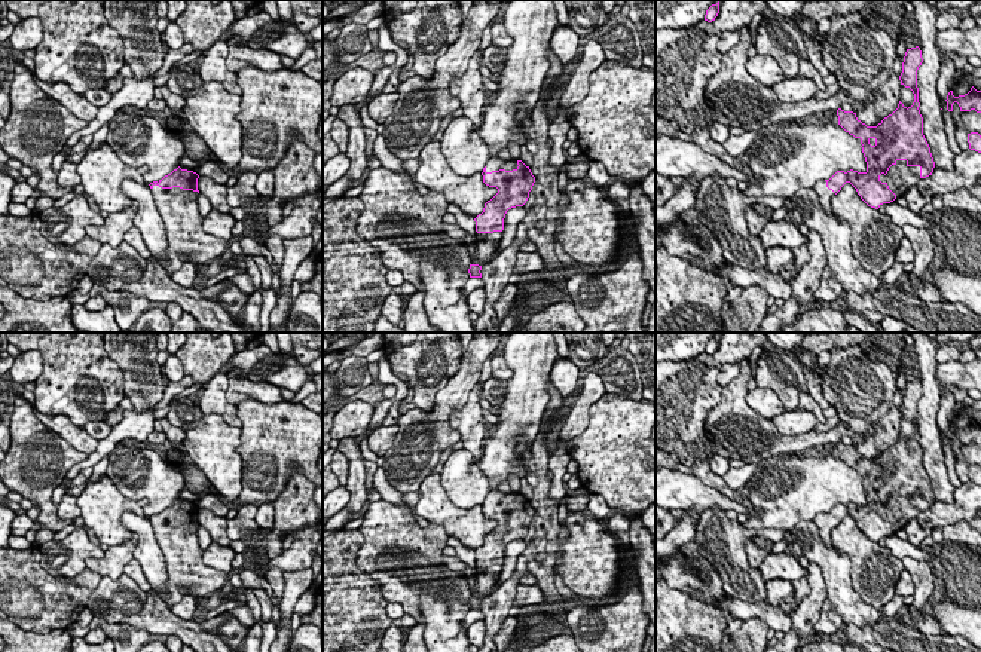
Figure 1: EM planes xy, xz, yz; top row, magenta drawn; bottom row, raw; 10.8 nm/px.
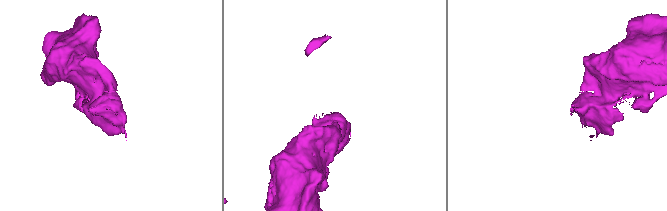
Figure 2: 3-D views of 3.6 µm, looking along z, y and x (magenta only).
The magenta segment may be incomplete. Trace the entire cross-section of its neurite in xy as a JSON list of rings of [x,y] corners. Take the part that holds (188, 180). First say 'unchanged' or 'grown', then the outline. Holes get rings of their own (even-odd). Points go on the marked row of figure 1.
grown | [[[178,166],[162,180],[149,184],[168,239],[166,258],[150,260],[161,264],[169,276],[183,266],[183,257],[207,264],[221,257],[230,245],[229,241],[202,229],[198,178],[196,172]]]

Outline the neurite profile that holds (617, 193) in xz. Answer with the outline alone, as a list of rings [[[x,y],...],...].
[[[615,181],[605,190],[605,193],[608,201],[617,206],[617,211],[621,215],[621,221],[624,223],[624,227],[629,227],[633,220],[629,209],[630,186],[627,186],[623,181]]]

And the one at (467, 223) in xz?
[[[447,203],[447,212],[456,217],[458,227],[476,238],[476,221],[474,217],[464,214],[459,206]]]

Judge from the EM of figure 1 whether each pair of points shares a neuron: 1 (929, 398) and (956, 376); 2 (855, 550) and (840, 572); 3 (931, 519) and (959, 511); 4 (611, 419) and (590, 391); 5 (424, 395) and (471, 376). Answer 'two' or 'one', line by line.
1: two
2: two
3: one
4: two
5: two

